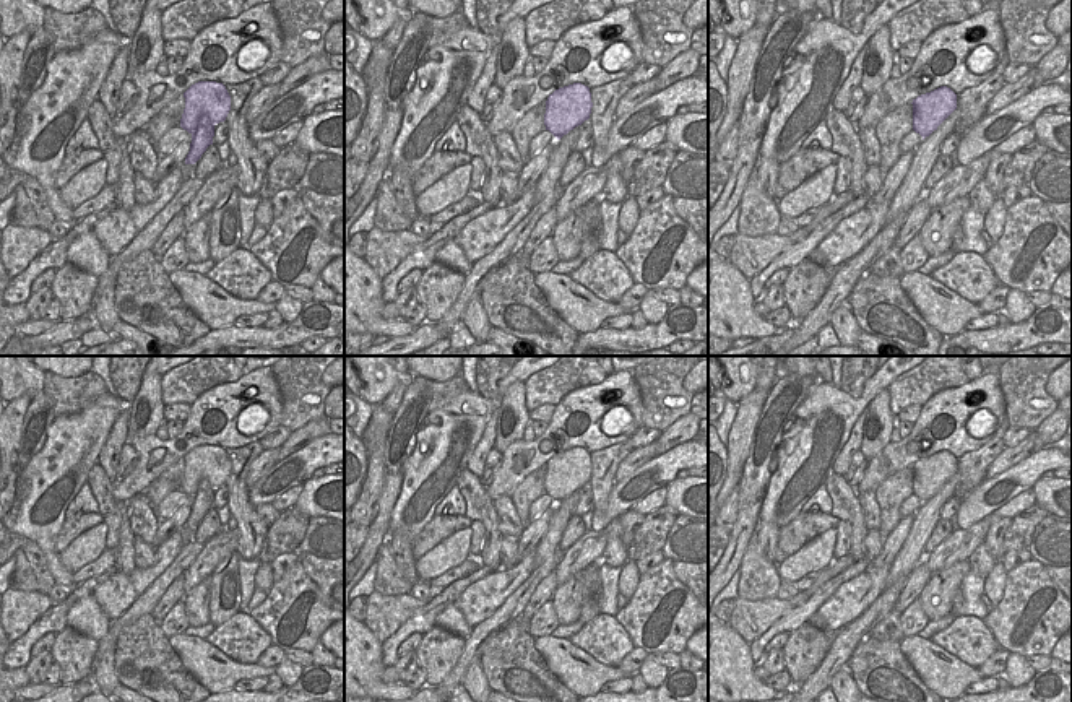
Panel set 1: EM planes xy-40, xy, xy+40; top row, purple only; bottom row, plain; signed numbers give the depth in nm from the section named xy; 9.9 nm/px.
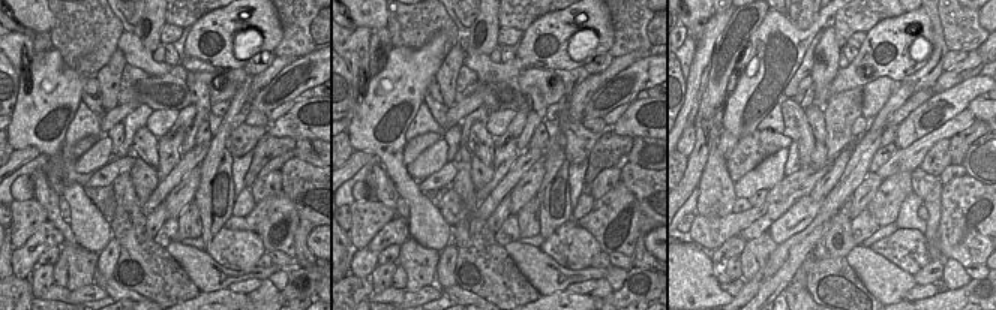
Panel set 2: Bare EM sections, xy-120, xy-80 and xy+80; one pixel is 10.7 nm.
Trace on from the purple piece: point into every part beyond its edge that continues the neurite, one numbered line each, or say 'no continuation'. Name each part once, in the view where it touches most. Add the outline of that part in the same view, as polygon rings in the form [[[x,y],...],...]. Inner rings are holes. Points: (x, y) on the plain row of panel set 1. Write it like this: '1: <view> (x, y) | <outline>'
no continuation

